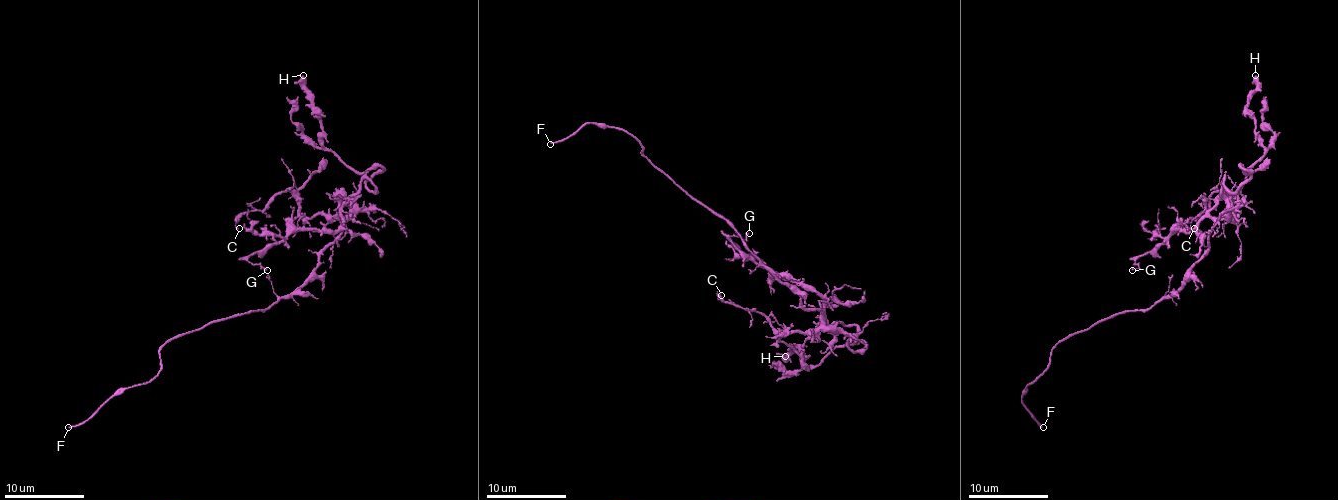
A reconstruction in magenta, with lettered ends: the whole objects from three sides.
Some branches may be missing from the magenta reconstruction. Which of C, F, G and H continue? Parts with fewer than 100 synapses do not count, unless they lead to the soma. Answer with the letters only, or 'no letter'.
F

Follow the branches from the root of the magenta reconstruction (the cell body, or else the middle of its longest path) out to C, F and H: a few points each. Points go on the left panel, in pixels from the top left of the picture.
C: (307, 278), (340, 232), (338, 218), (303, 216), (299, 200), (283, 190), (261, 210), (245, 212), (239, 228)
F: (307, 278), (265, 310), (171, 337), (159, 349), (159, 371), (152, 379), (118, 389), (68, 427)
H: (307, 278), (358, 184), (374, 192), (366, 182), (382, 169), (354, 172), (322, 145), (303, 75)

